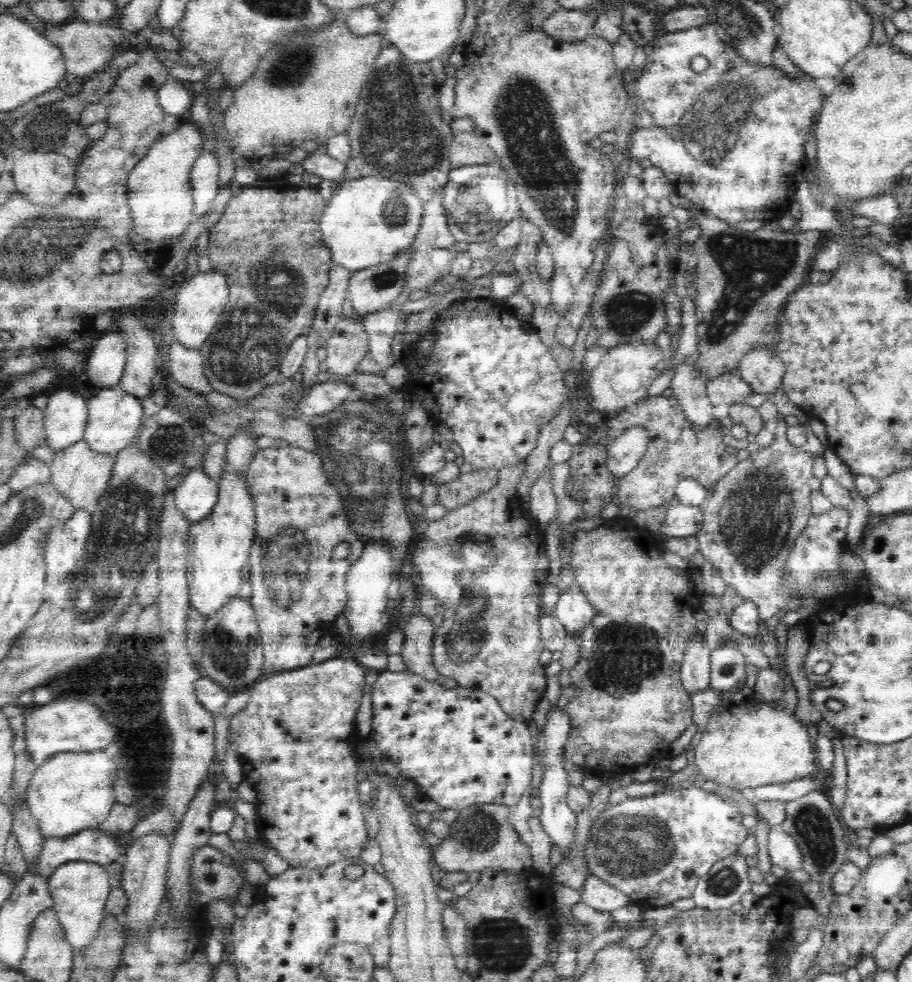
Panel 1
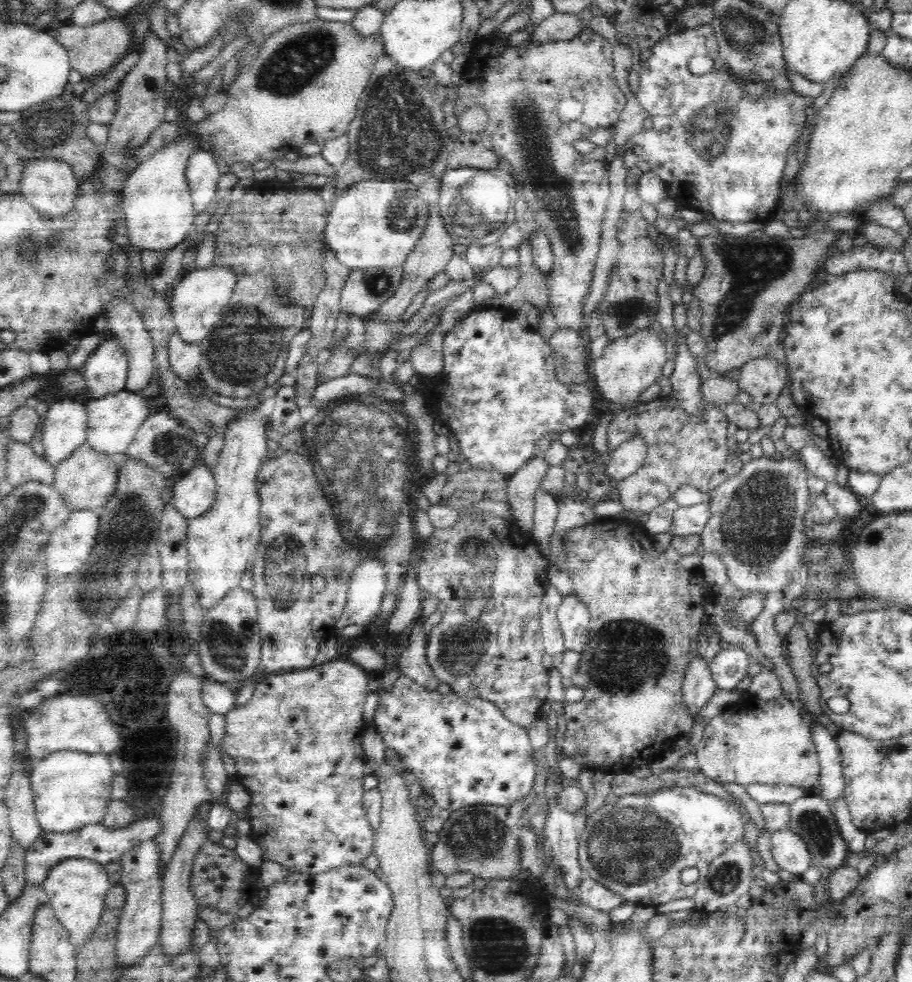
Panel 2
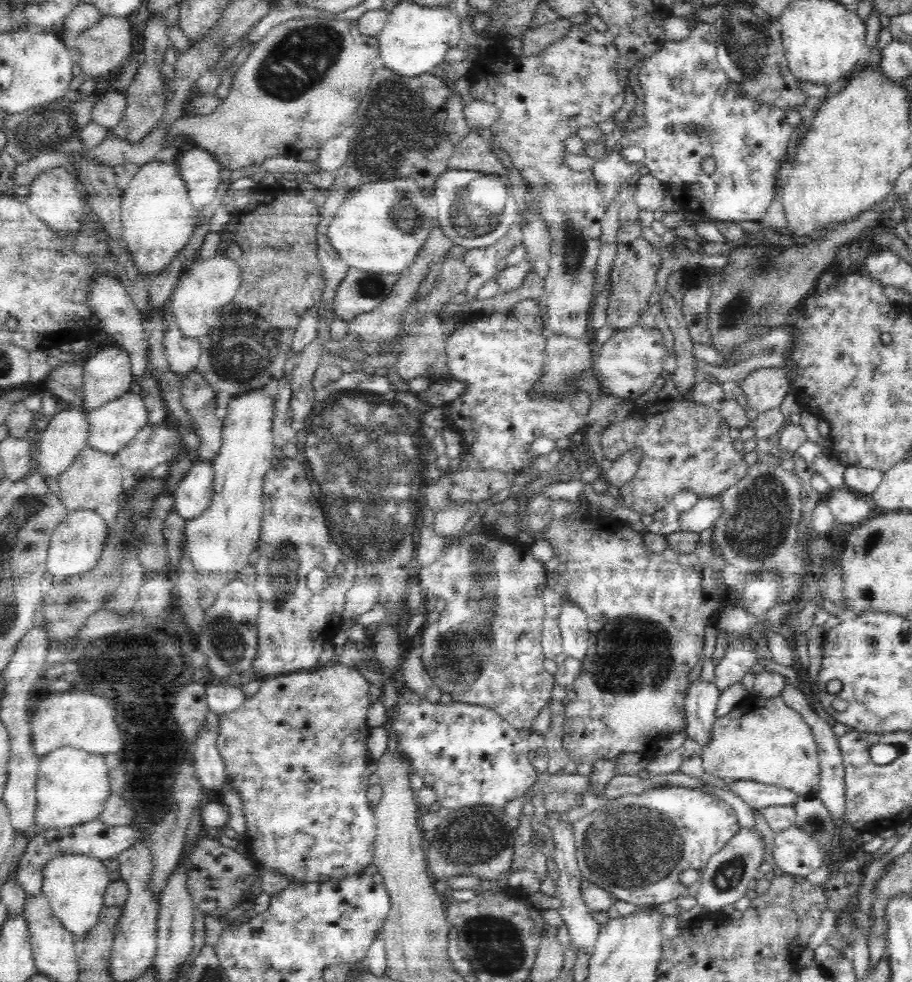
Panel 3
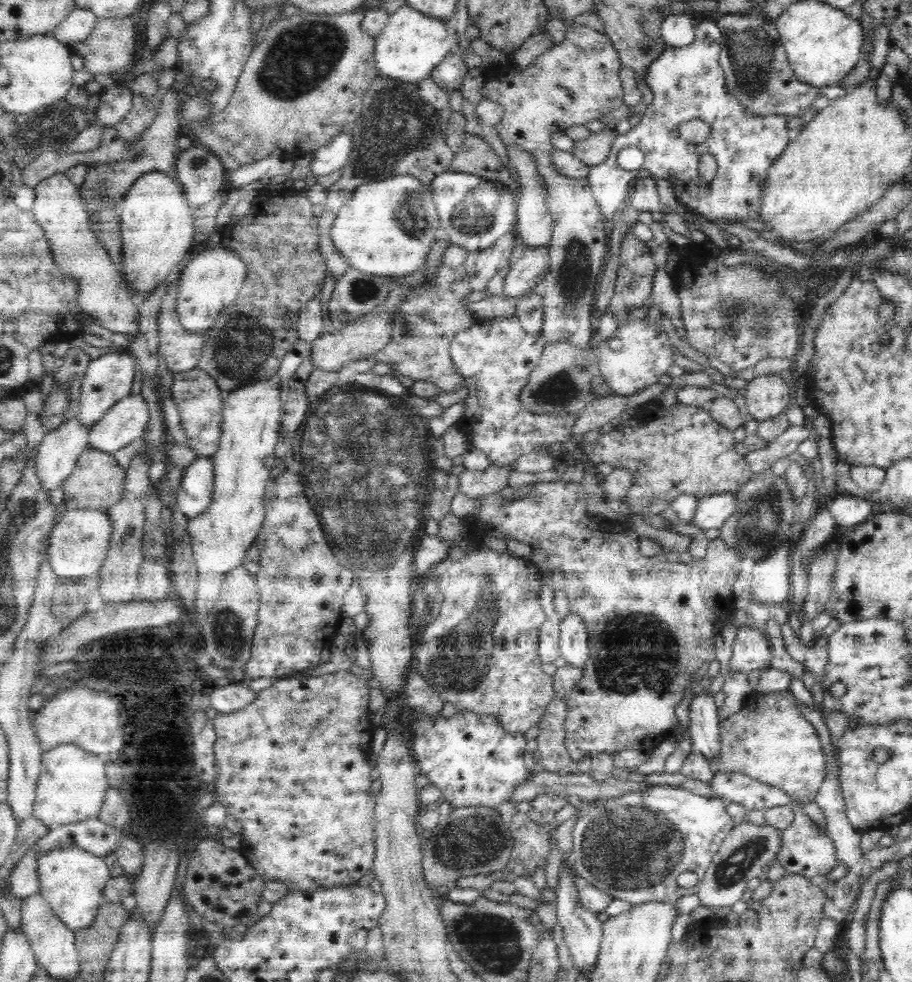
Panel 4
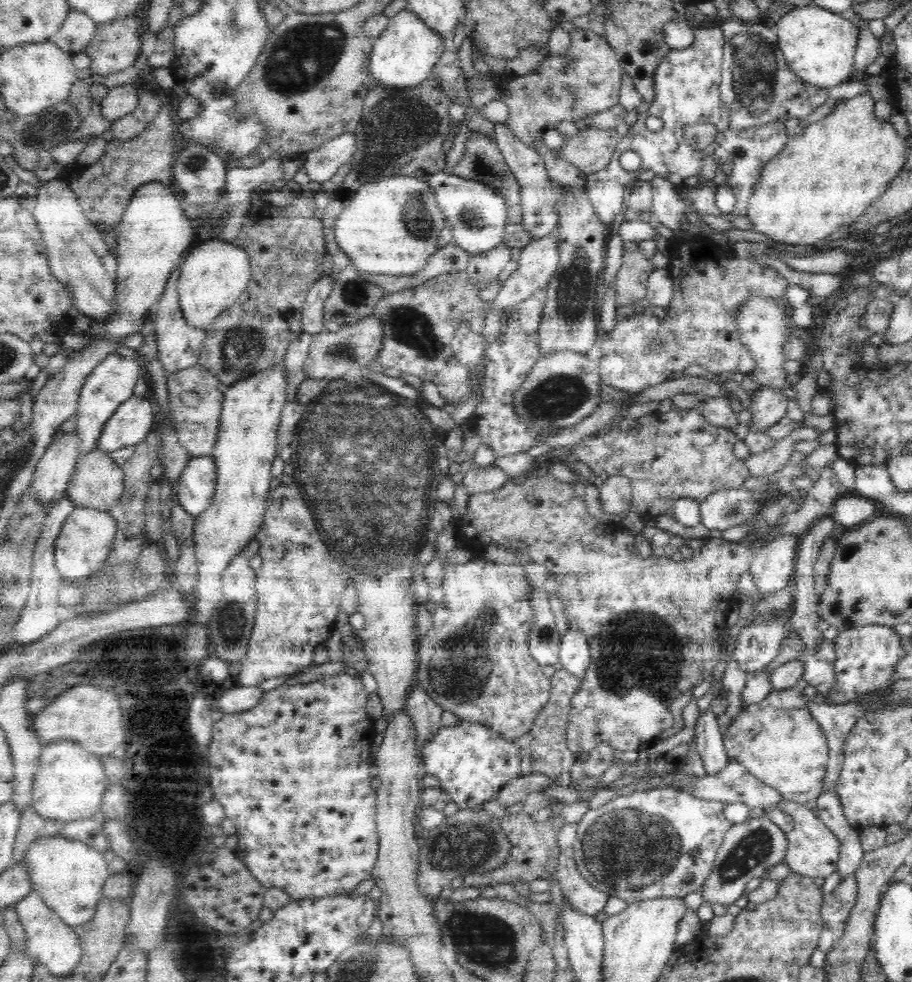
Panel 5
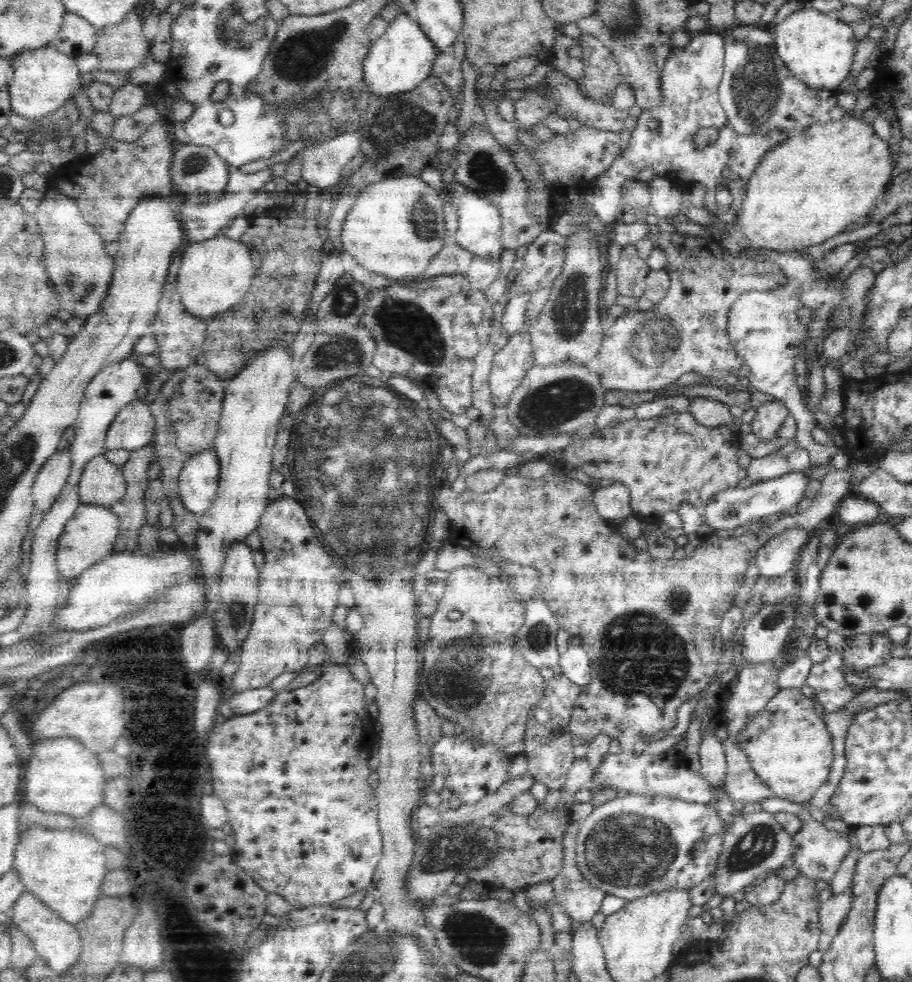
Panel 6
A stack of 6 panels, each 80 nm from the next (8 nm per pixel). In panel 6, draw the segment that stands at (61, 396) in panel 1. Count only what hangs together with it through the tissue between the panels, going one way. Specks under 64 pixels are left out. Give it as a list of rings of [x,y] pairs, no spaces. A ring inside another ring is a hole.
[[[70,448],[64,451],[58,450],[44,462],[32,488],[32,498],[38,514],[46,514],[52,508],[52,504],[66,486],[70,469]]]

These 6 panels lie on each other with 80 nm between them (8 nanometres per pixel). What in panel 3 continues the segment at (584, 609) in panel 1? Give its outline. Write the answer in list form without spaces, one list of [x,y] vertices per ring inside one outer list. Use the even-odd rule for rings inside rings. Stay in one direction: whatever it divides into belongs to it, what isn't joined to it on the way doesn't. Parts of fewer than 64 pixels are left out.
[[[576,602],[561,608],[559,616],[563,653],[582,661],[590,645],[590,633],[586,613]]]

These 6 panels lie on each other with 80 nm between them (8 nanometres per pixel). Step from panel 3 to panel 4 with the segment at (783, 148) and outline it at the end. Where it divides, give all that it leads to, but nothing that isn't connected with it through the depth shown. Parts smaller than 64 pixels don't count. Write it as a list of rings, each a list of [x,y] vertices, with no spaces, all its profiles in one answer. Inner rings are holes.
[[[706,20],[696,25],[694,30],[695,39],[692,44],[688,44],[688,46],[668,45],[657,61],[650,65],[644,80],[654,94],[651,105],[644,108],[644,116],[633,122],[633,128],[625,134],[618,133],[606,162],[593,166],[589,170],[587,179],[604,220],[612,219],[627,203],[626,193],[628,186],[630,186],[630,180],[636,177],[634,170],[624,172],[617,163],[618,152],[626,146],[637,146],[644,153],[643,169],[649,170],[652,177],[670,181],[674,185],[679,185],[681,182],[702,185],[708,195],[708,200],[710,200],[713,220],[759,218],[758,211],[759,206],[762,205],[761,198],[767,170],[793,139],[793,132],[786,125],[788,116],[783,114],[754,116],[750,114],[725,87],[725,76],[719,63],[720,40],[722,38],[720,27],[714,20]],[[696,119],[703,120],[711,126],[711,135],[701,145],[687,143],[678,133],[678,124],[688,122],[688,120],[692,122]],[[704,153],[714,155],[716,162],[718,162],[718,174],[716,174],[716,178],[712,178],[708,182],[700,180],[698,174],[698,164],[700,164],[700,157]]]

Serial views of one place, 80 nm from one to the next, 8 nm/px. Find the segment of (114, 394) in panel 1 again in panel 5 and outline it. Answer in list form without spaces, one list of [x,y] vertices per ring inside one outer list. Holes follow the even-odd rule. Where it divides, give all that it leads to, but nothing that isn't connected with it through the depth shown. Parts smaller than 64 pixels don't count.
[[[134,396],[122,402],[102,428],[98,449],[113,451],[140,444],[155,422],[156,413],[152,409],[152,404],[143,397]]]

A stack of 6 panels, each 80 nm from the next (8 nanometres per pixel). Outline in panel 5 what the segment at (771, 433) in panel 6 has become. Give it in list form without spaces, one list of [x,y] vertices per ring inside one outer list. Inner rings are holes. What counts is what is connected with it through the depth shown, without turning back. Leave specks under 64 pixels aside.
[[[761,387],[751,396],[748,410],[752,414],[751,429],[765,432],[780,418],[786,417],[788,399],[780,389]]]

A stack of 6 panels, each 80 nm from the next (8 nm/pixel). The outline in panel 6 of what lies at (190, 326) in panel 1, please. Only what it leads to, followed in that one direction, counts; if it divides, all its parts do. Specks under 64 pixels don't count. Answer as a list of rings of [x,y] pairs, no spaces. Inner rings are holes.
[[[223,234],[188,244],[180,253],[180,258],[176,288],[182,305],[189,314],[204,321],[209,321],[240,302],[248,293],[253,279],[259,275],[252,265],[249,248]]]

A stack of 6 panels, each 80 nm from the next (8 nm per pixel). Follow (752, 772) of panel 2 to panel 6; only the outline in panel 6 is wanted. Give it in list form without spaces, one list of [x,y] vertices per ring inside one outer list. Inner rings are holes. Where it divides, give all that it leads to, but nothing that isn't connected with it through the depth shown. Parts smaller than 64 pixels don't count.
[[[799,687],[781,689],[770,698],[766,708],[754,714],[750,720],[751,722],[739,735],[737,744],[741,746],[741,750],[744,750],[753,772],[770,788],[774,797],[798,804],[810,802],[826,782],[834,761],[832,736],[822,717],[816,712],[814,703],[802,693]]]

